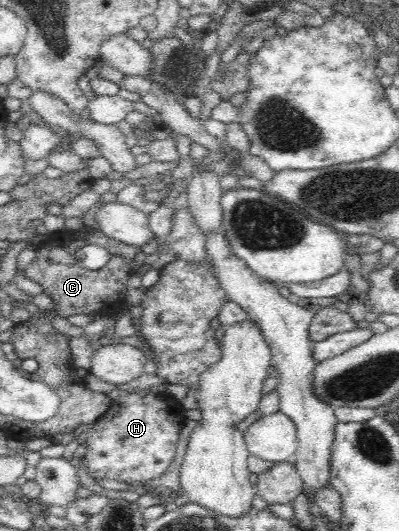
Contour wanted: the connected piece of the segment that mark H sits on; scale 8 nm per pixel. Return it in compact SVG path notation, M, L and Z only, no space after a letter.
M164 389L121 392L89 432L84 457L93 480L149 482L163 476L176 456L183 428L188 421L185 412L180 402Z

